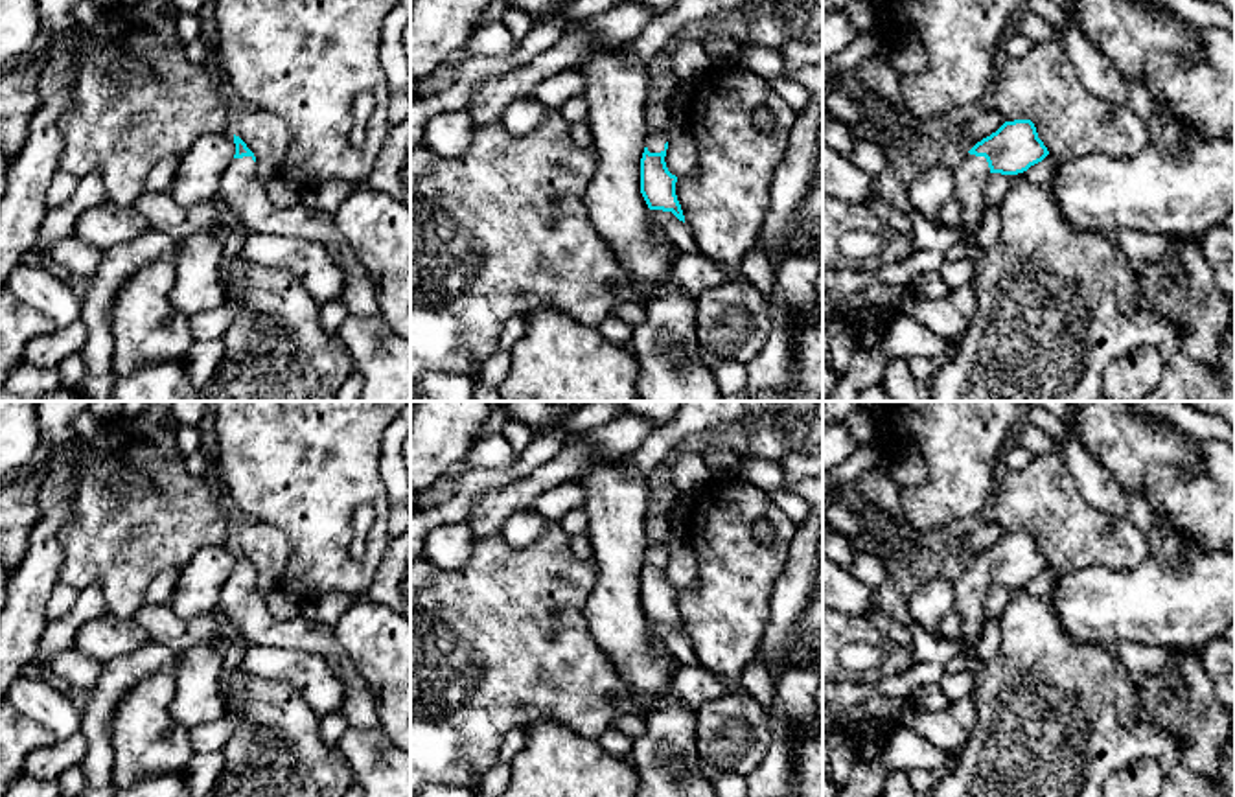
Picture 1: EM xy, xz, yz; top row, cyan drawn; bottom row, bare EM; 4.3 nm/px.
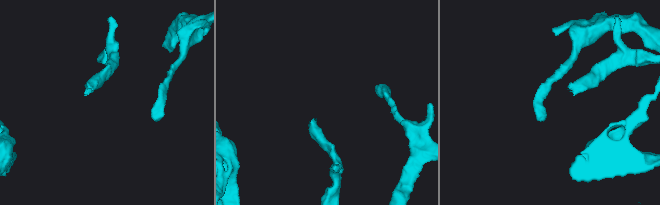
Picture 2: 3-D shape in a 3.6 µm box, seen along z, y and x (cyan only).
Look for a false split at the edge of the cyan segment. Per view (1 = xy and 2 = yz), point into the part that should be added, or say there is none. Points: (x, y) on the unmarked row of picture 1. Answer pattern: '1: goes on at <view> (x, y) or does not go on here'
1: goes on at xy (240, 600)
2: goes on at yz (970, 588)

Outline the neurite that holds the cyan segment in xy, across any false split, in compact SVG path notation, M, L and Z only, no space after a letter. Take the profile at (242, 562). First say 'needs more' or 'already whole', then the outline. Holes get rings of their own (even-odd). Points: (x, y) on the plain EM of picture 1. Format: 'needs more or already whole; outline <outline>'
needs more; outline M234 547L236 567L219 595L217 613L228 617L248 644L276 646L317 653L342 679L342 714L348 725L379 727L375 699L370 687L357 672L350 655L337 641L335 628L306 618L276 620L267 609L267 600L256 589L256 569Z

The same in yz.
needs more; outline M1031 532L1005 534L977 554L955 580L955 611L963 641L979 641L987 626L985 600L992 585L1014 589L1049 567Z

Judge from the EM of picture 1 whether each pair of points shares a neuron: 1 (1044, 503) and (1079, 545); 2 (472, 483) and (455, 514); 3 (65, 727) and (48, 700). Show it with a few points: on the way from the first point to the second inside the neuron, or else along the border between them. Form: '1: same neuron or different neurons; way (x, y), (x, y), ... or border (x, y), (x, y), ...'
1: same neuron; way (1055, 514), (1072, 534)
2: same neuron; way (468, 490), (457, 507)
3: same neuron; way (65, 720), (52, 707)

